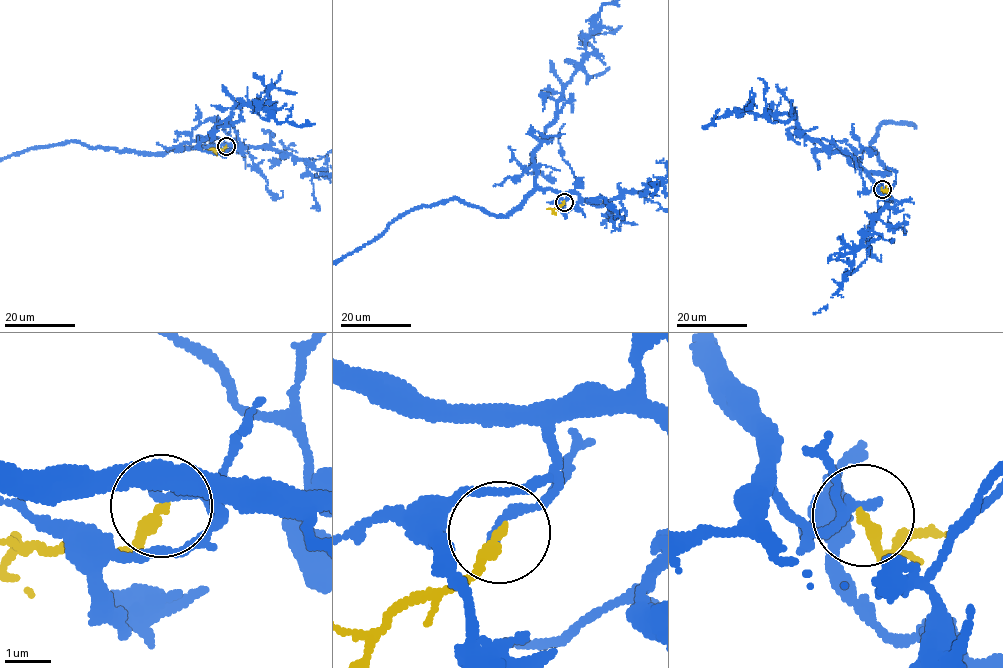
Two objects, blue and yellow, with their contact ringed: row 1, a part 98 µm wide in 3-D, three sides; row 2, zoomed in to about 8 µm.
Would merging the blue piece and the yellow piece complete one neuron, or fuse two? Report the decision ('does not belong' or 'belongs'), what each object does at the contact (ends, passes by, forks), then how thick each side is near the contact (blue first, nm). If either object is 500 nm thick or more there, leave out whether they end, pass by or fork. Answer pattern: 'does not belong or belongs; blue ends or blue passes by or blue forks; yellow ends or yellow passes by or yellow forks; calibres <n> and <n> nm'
does not belong; blue ends; yellow ends; calibres 220 and 260 nm

